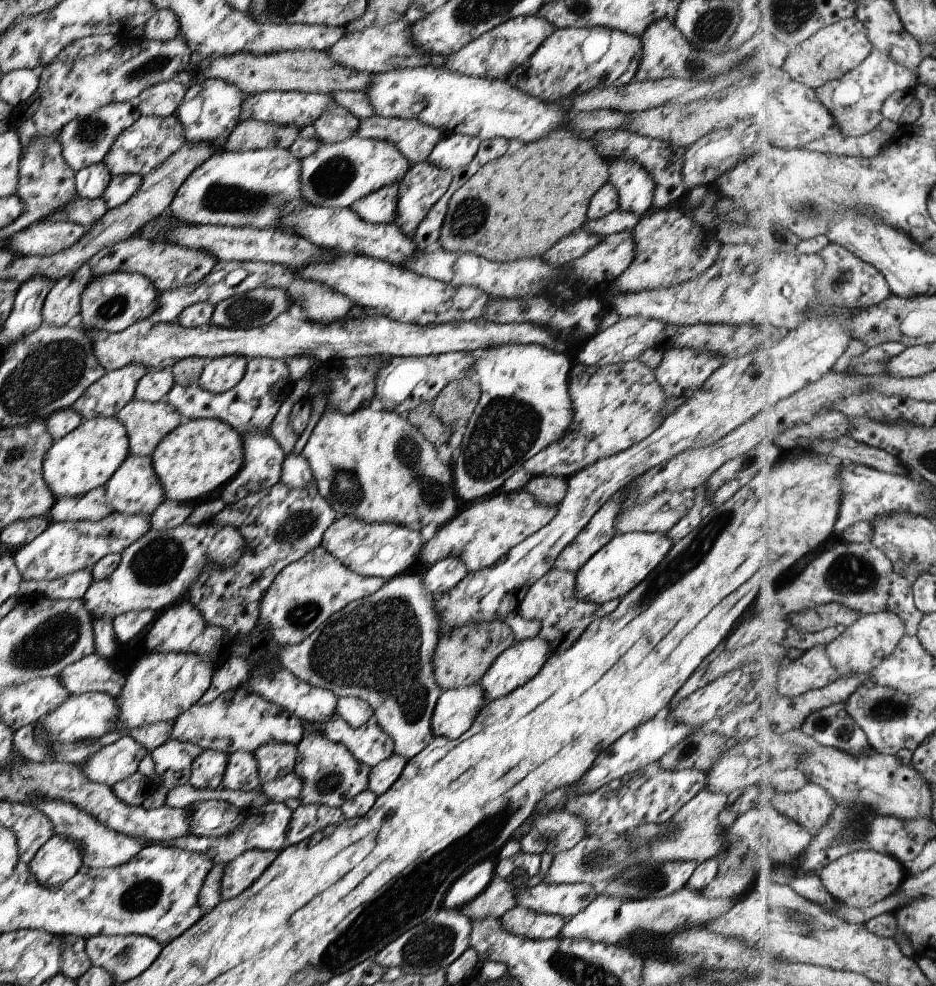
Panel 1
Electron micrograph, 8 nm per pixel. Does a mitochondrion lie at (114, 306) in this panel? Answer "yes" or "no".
yes

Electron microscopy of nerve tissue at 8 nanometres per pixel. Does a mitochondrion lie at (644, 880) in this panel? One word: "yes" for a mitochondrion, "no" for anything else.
yes

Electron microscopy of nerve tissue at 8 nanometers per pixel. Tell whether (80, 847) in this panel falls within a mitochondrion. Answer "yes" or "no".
no

